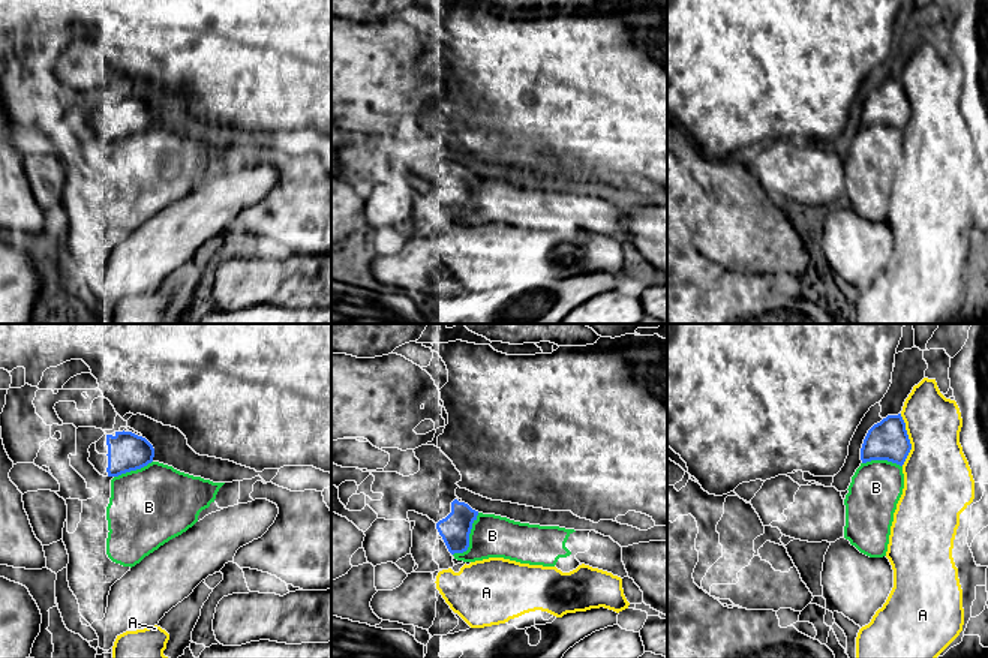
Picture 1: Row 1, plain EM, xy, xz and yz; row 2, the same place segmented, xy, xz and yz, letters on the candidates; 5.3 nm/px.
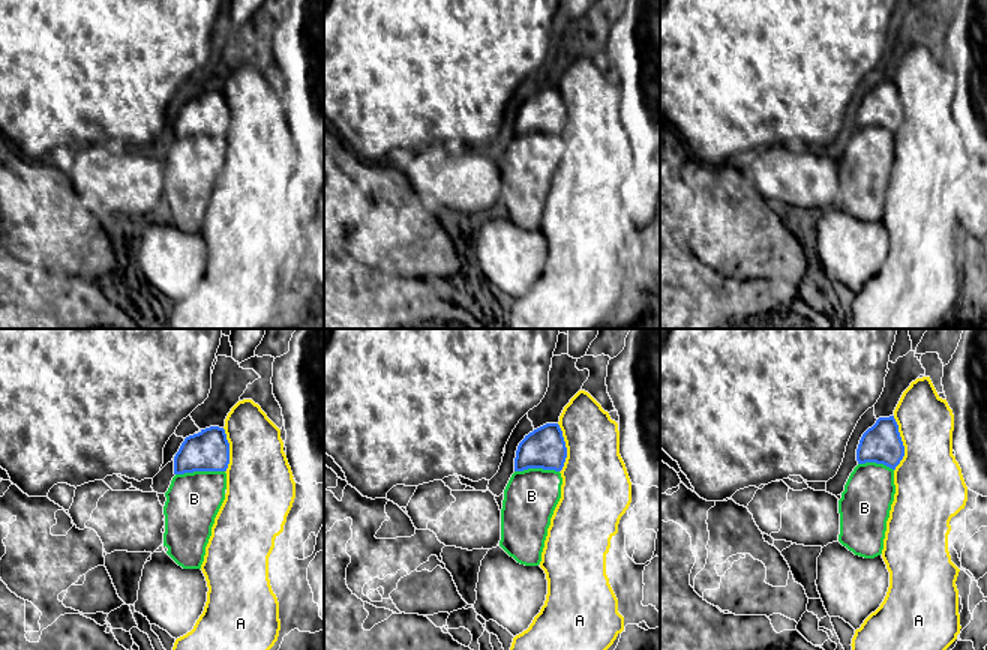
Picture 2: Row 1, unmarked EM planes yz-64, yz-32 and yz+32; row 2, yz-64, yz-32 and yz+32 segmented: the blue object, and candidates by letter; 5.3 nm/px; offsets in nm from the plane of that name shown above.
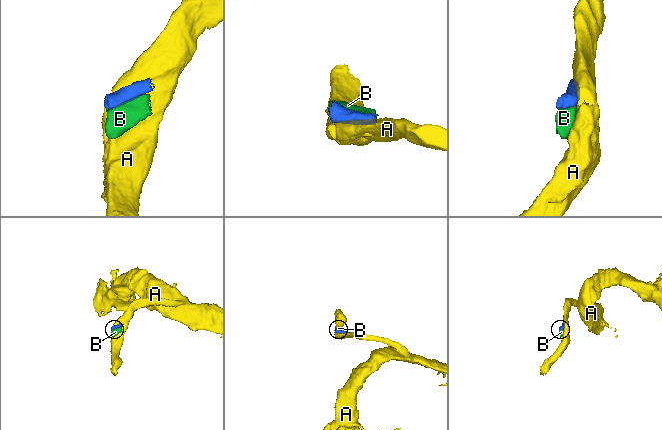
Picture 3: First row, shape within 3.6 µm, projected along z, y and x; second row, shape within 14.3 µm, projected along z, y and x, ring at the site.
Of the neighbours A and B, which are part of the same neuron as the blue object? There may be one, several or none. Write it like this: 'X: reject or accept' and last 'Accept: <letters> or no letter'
A: reject
B: reject
Accept: no letter

